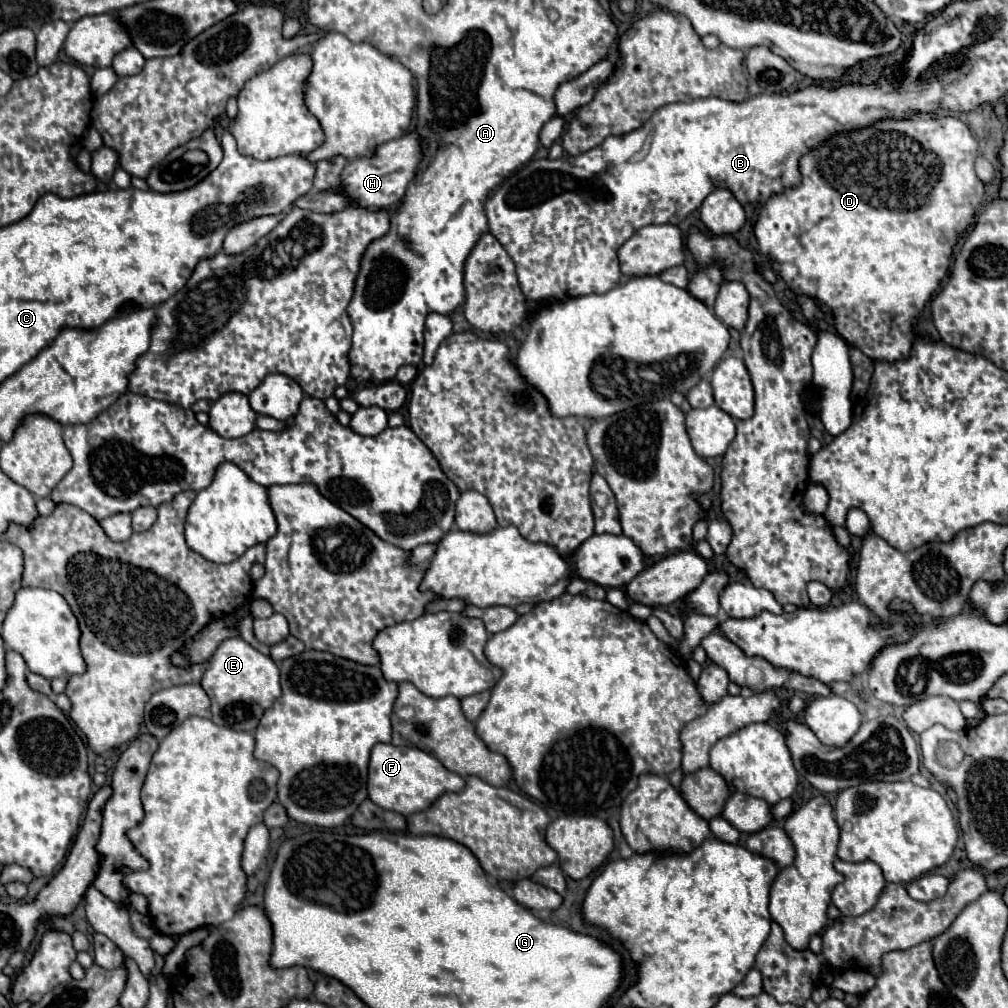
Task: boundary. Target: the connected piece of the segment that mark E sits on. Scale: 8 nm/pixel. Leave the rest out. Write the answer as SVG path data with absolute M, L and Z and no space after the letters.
M229 637L217 647L201 677L201 687L211 699L211 721L215 725L249 733L255 731L263 711L281 695L279 669L273 659L253 649L241 637Z

